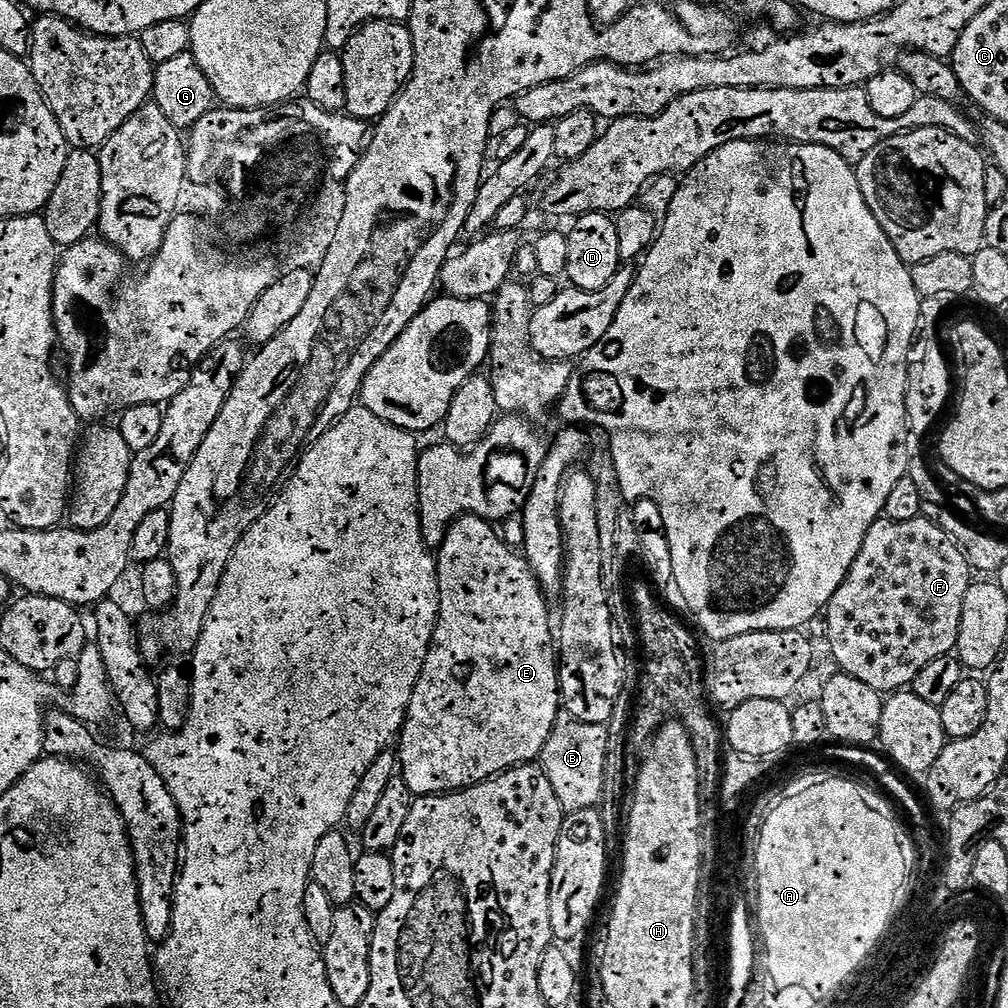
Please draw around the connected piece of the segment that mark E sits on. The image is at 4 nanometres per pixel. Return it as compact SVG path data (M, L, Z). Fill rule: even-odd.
M459 516L458 519L448 527L448 532L444 536L438 551L435 553L436 557L436 577L438 578L438 590L440 591L440 609L438 610L438 618L436 619L436 629L432 635L432 641L428 647L426 654L426 662L422 666L422 674L418 678L418 682L414 686L414 694L410 698L410 706L408 713L404 719L404 726L400 729L398 737L398 772L399 775L406 782L406 786L411 790L413 797L417 796L438 796L446 792L455 792L462 788L470 788L473 784L480 784L484 780L490 780L500 775L501 772L508 771L509 768L519 768L521 764L533 763L543 753L546 742L550 738L550 734L556 725L557 716L562 712L562 701L560 699L560 670L558 667L558 644L554 639L554 620L548 617L548 604L544 592L540 588L540 584L536 580L536 575L532 573L531 566L528 561L524 559L519 551L516 552L495 532L493 525L489 521L482 519L480 516Z

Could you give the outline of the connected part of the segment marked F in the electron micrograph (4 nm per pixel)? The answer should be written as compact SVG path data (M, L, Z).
M878 519L874 526L866 534L866 542L862 542L862 550L858 550L858 558L854 558L854 566L850 566L850 574L838 586L834 598L830 598L826 609L828 616L828 648L832 651L832 656L836 659L836 664L841 673L846 676L858 678L858 682L866 682L875 692L881 694L891 694L907 689L922 674L923 668L930 666L934 658L942 658L949 655L955 649L958 642L958 626L962 622L962 598L966 598L966 590L974 582L974 570L968 565L968 559L964 556L964 551L960 545L953 540L946 530L939 528L934 521L911 520L910 522L894 522L893 520Z

